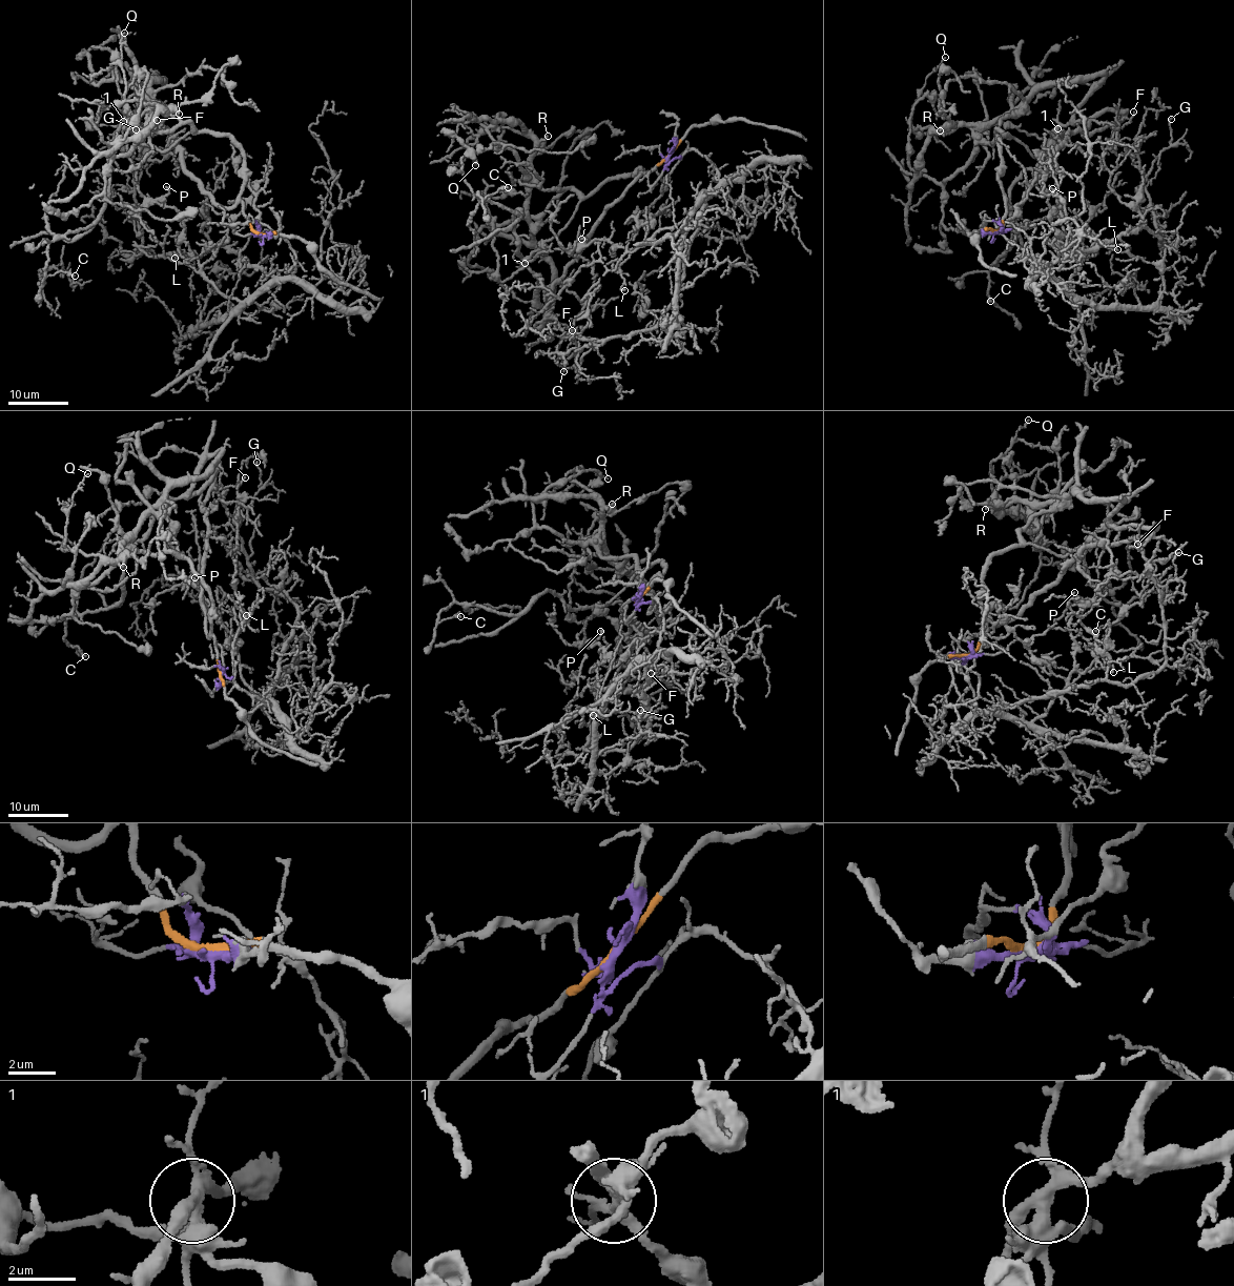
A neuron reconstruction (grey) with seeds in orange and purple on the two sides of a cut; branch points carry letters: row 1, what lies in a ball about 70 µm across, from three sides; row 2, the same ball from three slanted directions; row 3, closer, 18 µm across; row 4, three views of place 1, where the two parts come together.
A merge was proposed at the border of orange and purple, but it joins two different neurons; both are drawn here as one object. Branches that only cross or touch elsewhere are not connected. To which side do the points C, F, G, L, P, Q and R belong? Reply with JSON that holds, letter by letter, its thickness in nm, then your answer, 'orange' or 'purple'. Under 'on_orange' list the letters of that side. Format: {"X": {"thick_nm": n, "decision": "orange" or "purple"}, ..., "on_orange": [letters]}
{"C": {"thick_nm": 130, "decision": "orange"}, "F": {"thick_nm": 110, "decision": "purple"}, "G": {"thick_nm": 150, "decision": "purple"}, "L": {"thick_nm": 160, "decision": "purple"}, "P": {"thick_nm": 160, "decision": "purple"}, "Q": {"thick_nm": 100, "decision": "orange"}, "R": {"thick_nm": 300, "decision": "orange"}, "on_orange": ["C", "Q", "R"]}

